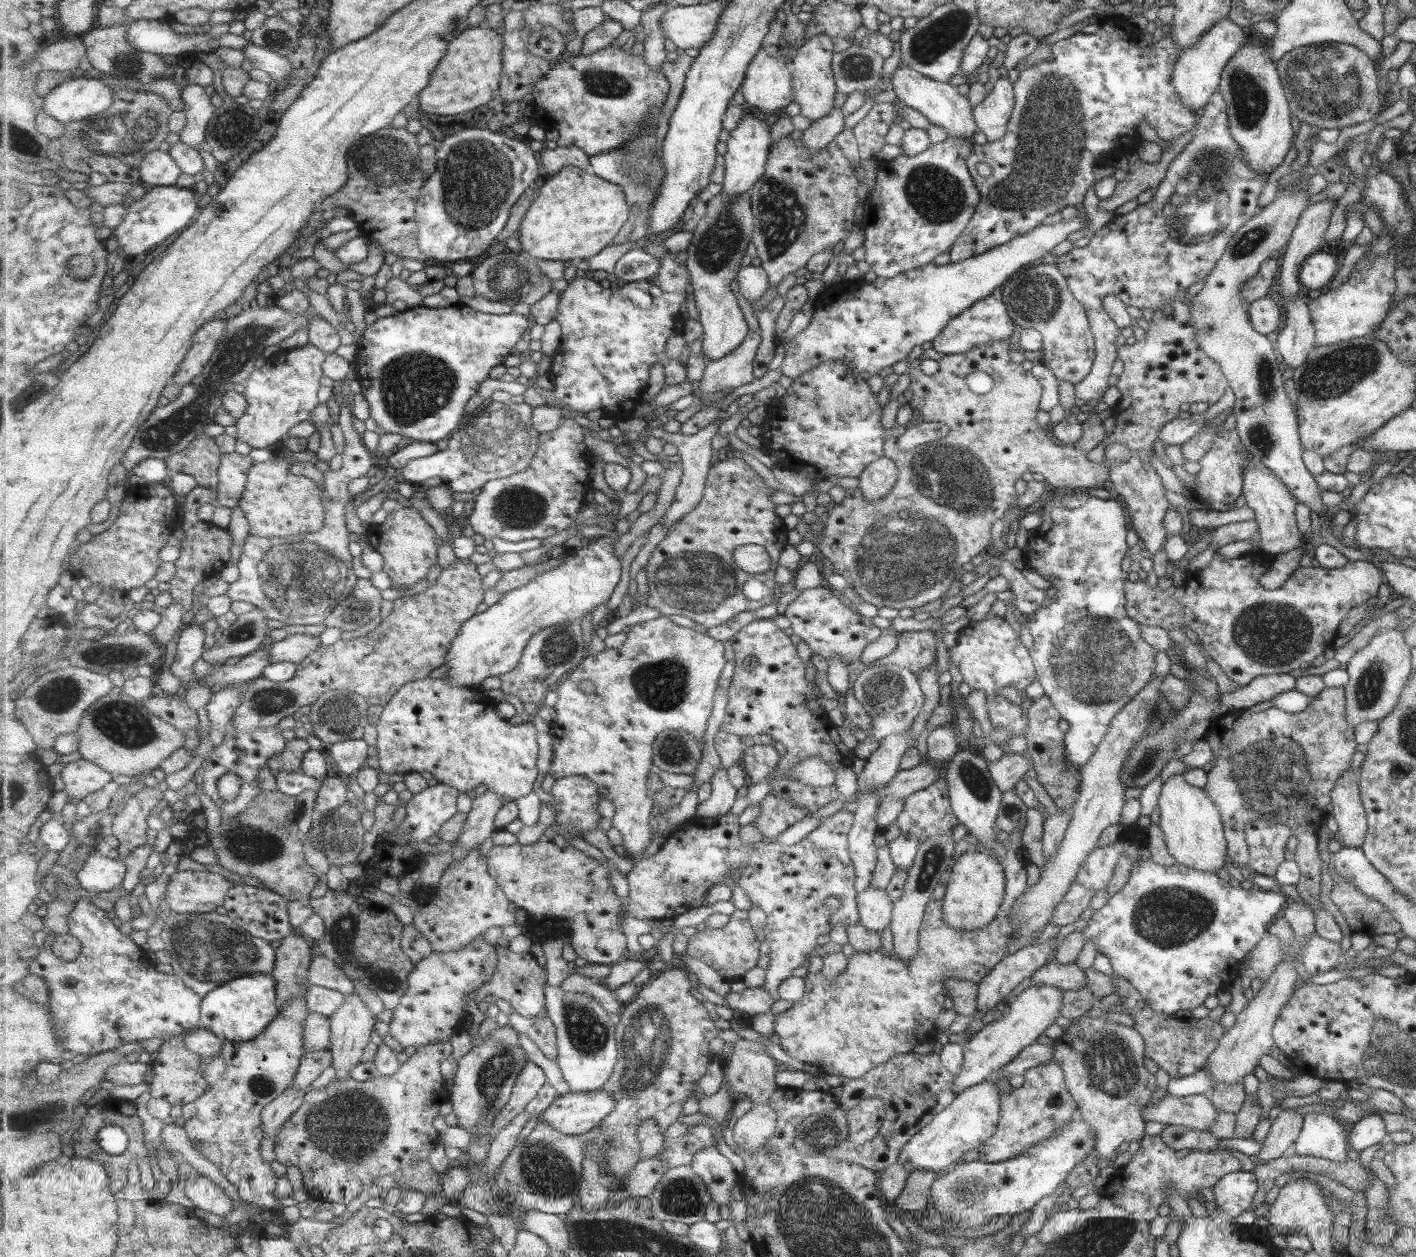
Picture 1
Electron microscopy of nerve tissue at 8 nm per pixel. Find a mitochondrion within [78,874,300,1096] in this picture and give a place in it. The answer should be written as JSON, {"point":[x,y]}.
{"point":[211,949]}

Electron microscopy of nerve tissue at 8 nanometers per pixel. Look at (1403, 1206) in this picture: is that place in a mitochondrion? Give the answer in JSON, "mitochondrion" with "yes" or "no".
{"mitochondrion":"yes"}

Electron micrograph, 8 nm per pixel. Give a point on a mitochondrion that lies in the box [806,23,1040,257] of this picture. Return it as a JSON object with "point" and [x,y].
{"point":[937,196]}

